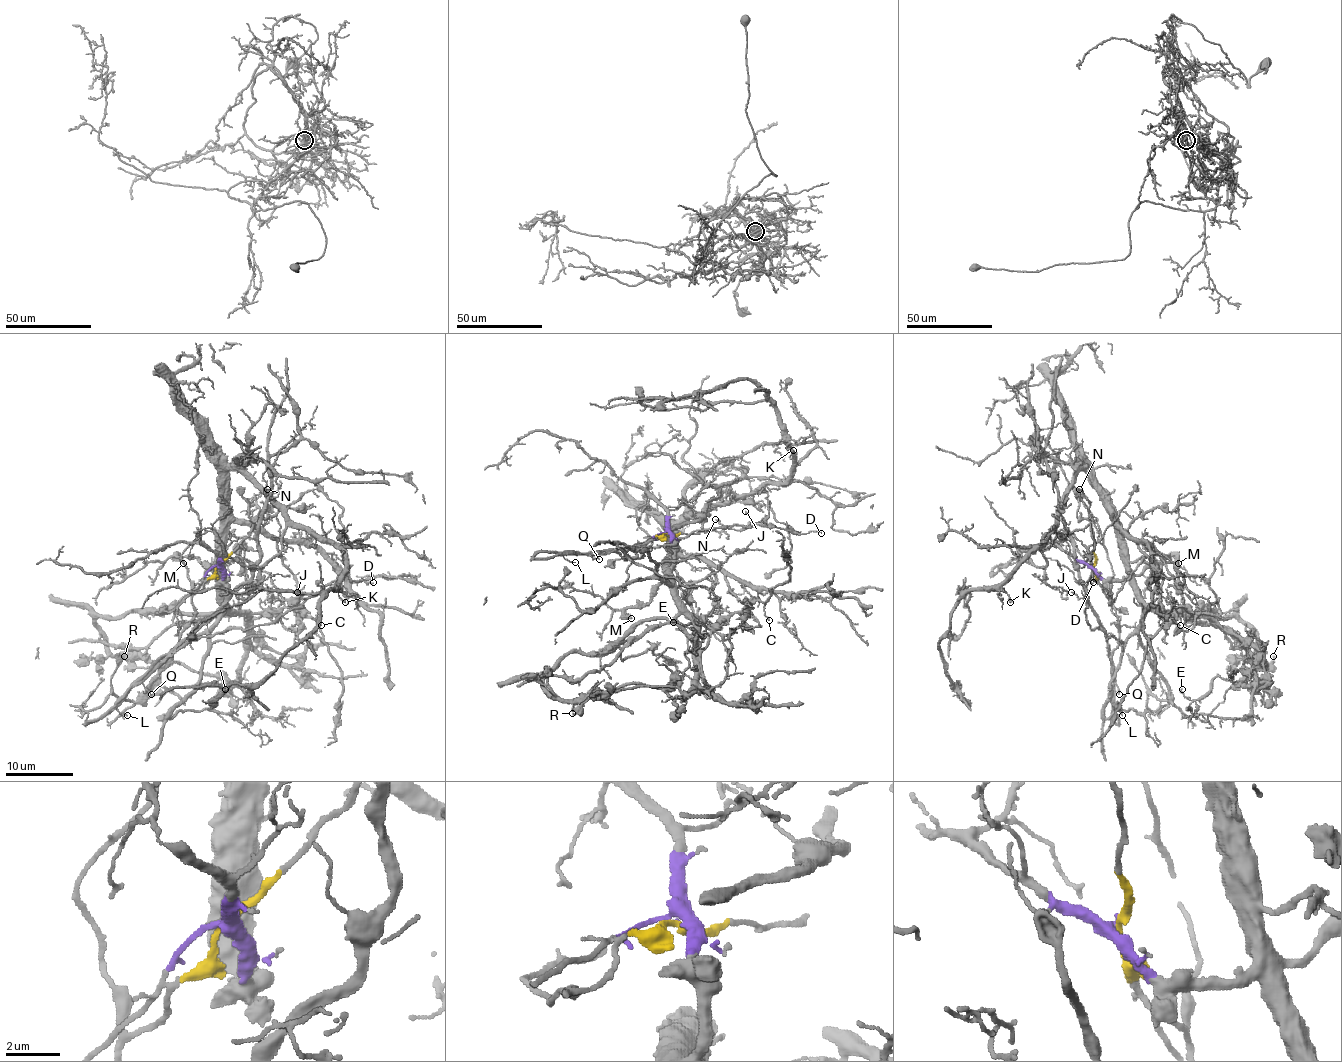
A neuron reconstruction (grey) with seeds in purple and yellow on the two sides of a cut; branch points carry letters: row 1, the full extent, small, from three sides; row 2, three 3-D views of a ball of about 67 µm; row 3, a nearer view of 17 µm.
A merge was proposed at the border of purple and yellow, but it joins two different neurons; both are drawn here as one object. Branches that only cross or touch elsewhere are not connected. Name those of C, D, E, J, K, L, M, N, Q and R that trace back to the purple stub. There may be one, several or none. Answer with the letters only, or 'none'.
C, E, K, M, R

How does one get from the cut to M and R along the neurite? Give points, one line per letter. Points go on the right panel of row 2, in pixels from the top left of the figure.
M: (1093, 564), (1092, 568), (1105, 580), (1128, 580), (1148, 566), (1158, 566), (1170, 556), (1179, 563)
R: (1093, 564), (1105, 580), (1128, 580), (1156, 608), (1235, 617), (1252, 631), (1260, 654), (1270, 663), (1272, 656)

